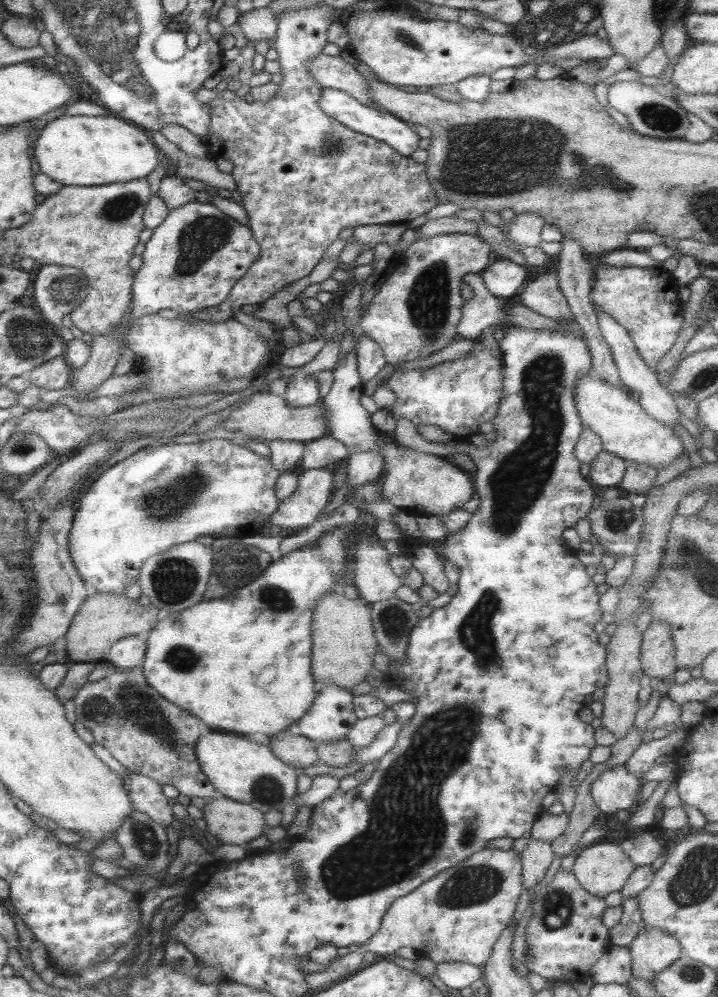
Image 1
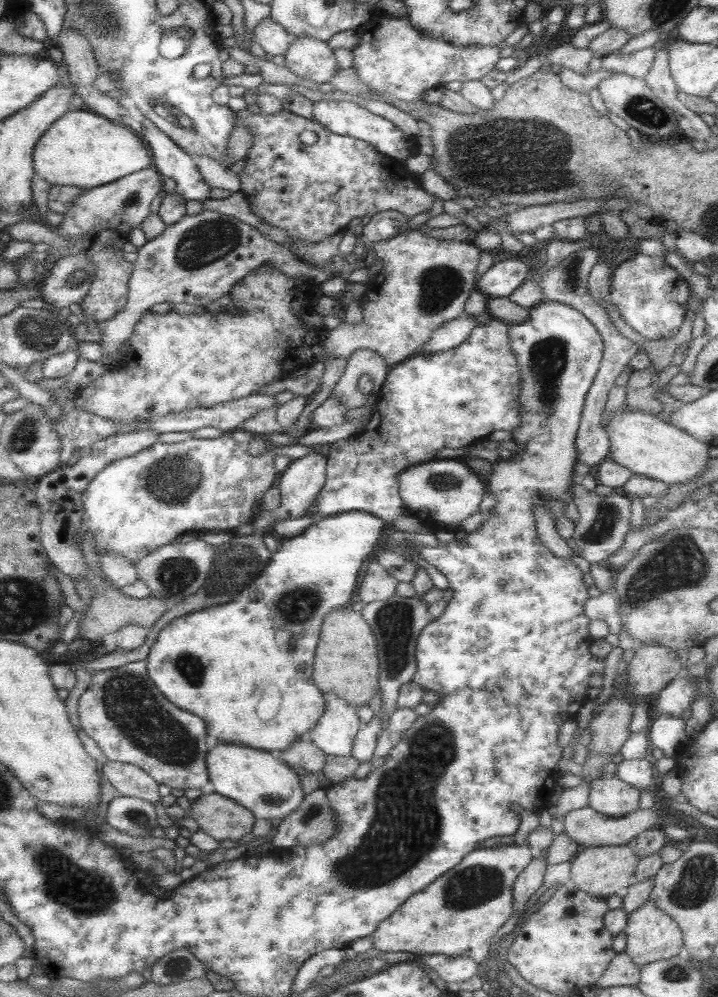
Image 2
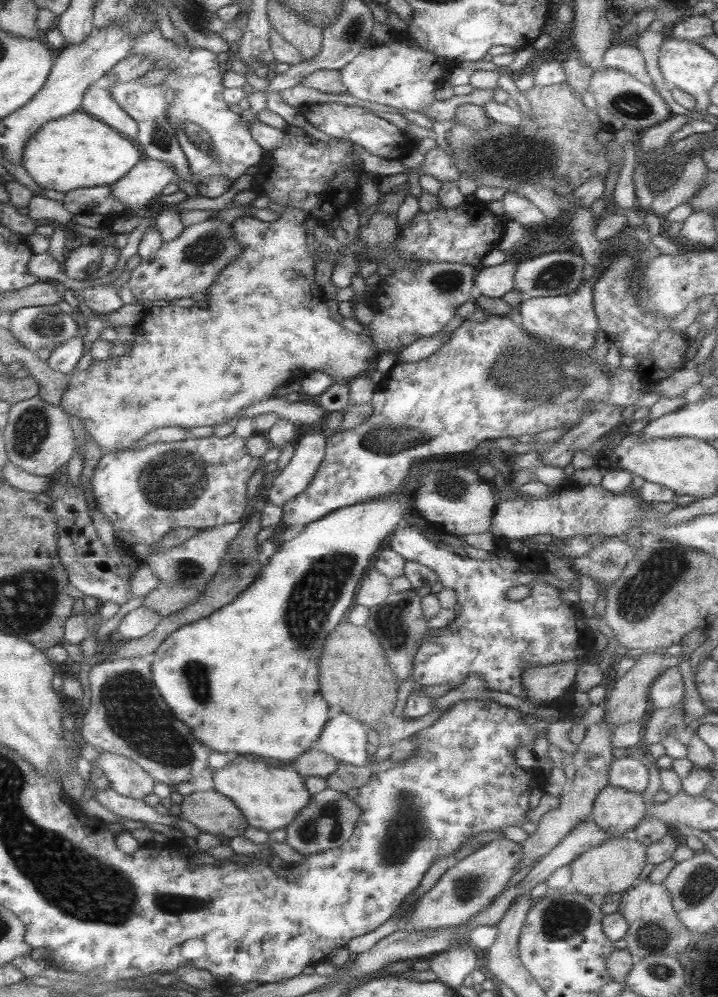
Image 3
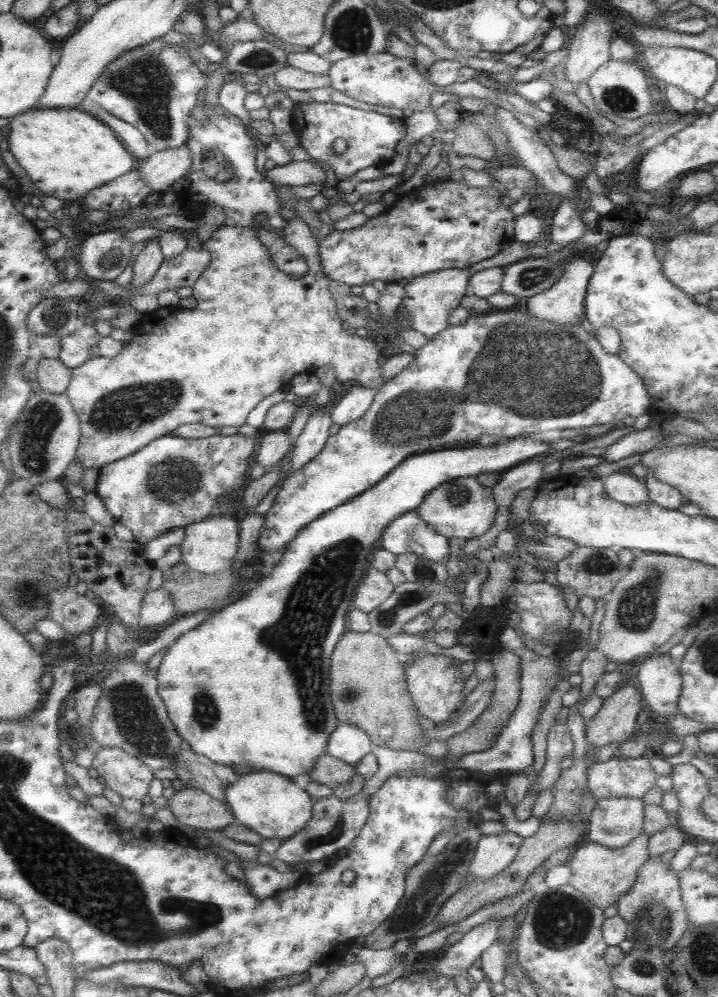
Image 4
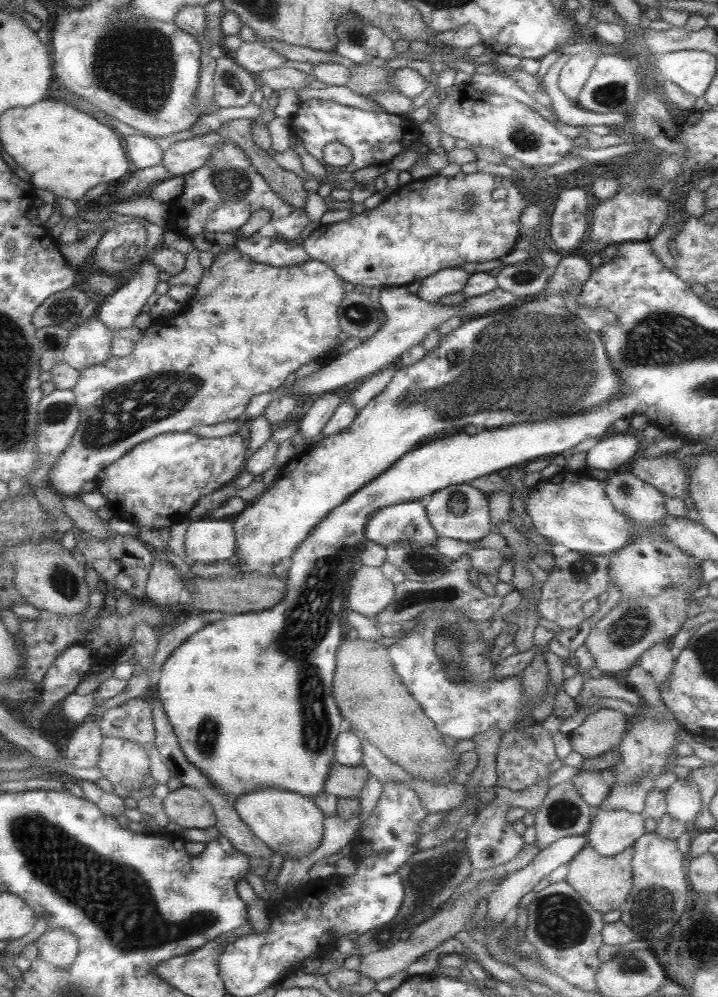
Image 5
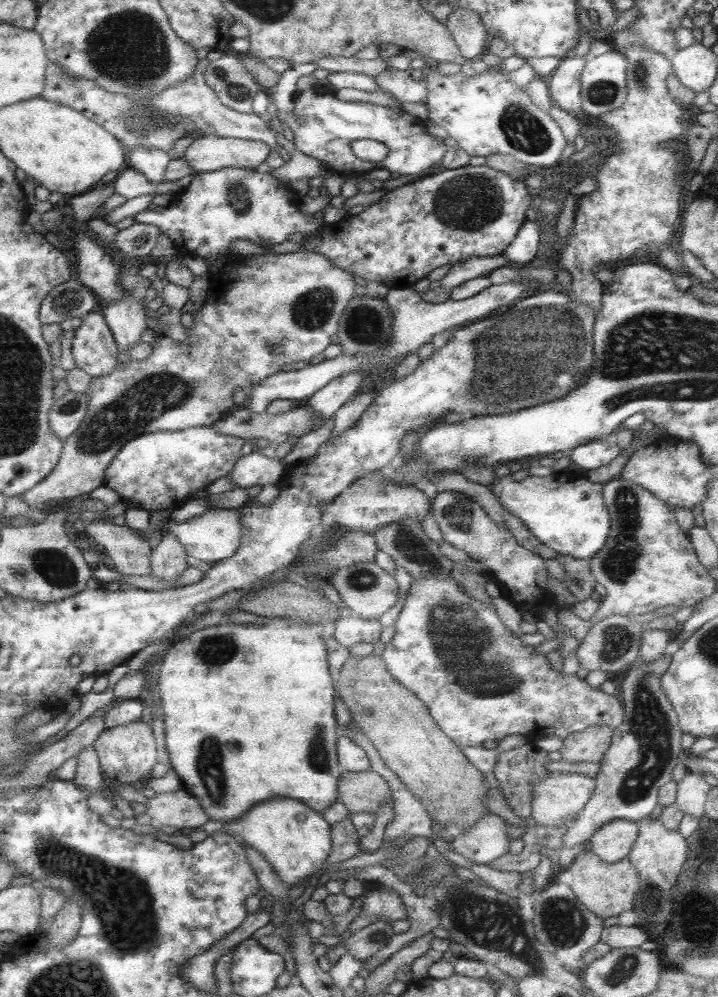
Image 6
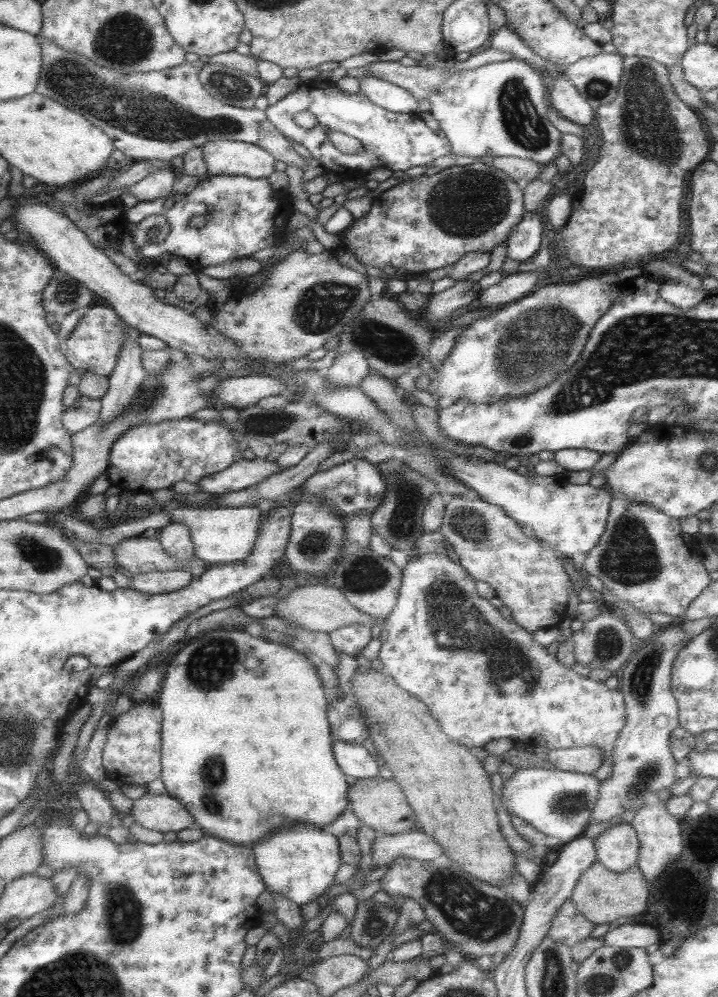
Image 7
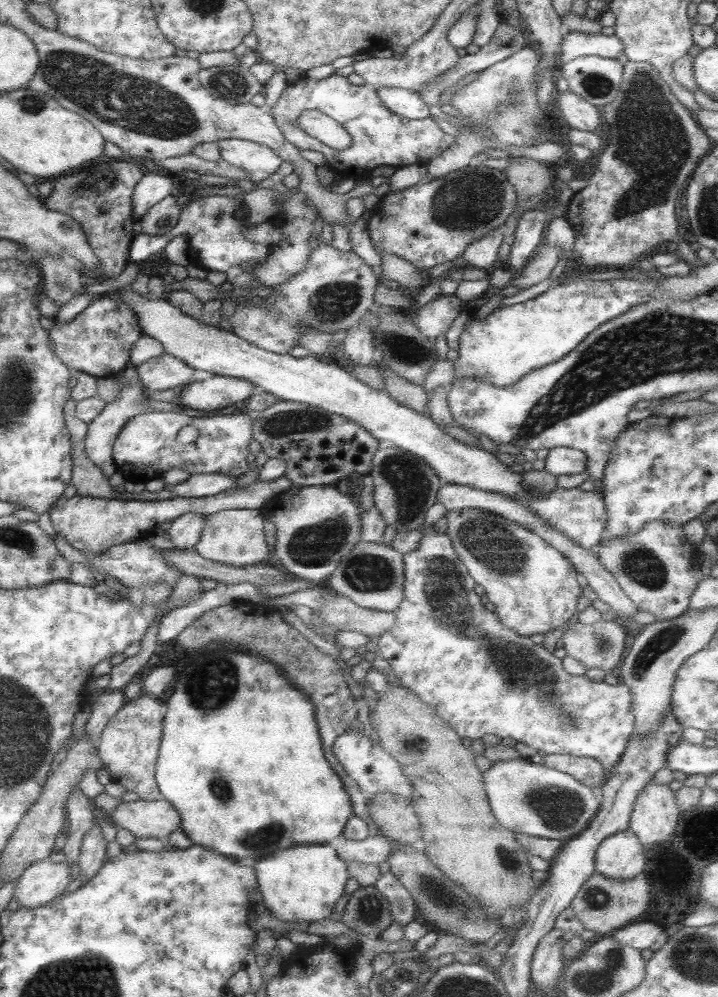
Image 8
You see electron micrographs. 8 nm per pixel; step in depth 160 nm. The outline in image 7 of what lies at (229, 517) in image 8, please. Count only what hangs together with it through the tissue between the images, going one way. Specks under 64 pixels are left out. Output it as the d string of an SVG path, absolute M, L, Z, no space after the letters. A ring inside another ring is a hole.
M256 504L210 509L195 509L175 505L169 507L167 512L171 522L180 522L187 527L193 556L203 560L209 566L243 560L252 549L260 525L259 510Z

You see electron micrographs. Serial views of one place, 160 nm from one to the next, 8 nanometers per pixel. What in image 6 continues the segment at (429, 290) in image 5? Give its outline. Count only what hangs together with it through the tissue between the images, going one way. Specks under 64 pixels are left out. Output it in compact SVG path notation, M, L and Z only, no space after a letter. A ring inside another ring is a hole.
M501 255L469 258L461 263L454 263L443 278L438 280L439 286L442 289L452 289L473 278L487 276L494 269L510 265L509 262L501 258Z

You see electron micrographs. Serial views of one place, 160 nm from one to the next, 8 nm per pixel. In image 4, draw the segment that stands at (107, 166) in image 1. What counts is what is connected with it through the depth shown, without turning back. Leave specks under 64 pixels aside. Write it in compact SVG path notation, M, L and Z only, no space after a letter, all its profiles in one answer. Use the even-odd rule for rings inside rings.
M79 107L75 109L30 109L9 118L9 140L7 150L15 156L17 164L31 178L37 191L52 196L65 203L78 200L89 190L103 186L114 178L136 167L134 156L115 138L112 130L95 116L87 114Z

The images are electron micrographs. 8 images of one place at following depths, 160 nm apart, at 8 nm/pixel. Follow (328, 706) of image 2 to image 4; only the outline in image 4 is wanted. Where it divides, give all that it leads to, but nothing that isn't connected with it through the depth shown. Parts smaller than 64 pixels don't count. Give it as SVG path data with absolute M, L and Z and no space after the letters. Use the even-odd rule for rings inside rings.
M338 723L328 738L324 753L351 766L371 753L373 746L365 732L345 723Z

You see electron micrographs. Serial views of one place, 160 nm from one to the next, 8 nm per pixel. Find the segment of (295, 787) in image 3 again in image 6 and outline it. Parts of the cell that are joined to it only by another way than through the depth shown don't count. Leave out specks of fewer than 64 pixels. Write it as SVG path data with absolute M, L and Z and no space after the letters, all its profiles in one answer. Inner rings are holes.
M289 798L259 802L248 813L241 814L241 818L228 823L211 820L197 829L205 831L207 835L218 829L225 830L228 835L237 834L242 842L261 853L272 866L273 872L291 887L305 877L319 877L319 868L330 849L330 824L325 822L320 812Z

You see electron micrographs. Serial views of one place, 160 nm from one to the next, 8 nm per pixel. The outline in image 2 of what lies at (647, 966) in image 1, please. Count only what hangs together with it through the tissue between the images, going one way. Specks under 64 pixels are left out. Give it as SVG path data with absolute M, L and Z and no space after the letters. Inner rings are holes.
M645 901L637 910L627 914L626 925L622 928L626 936L624 952L635 966L643 966L649 962L666 960L683 954L682 934L676 922L661 912L652 902Z

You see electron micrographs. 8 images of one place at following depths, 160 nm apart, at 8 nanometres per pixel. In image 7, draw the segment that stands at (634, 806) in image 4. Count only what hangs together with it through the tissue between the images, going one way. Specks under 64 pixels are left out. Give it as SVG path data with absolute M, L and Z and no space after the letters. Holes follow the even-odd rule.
M628 823L611 826L592 840L595 861L611 872L623 872L635 864L638 855L638 838Z

